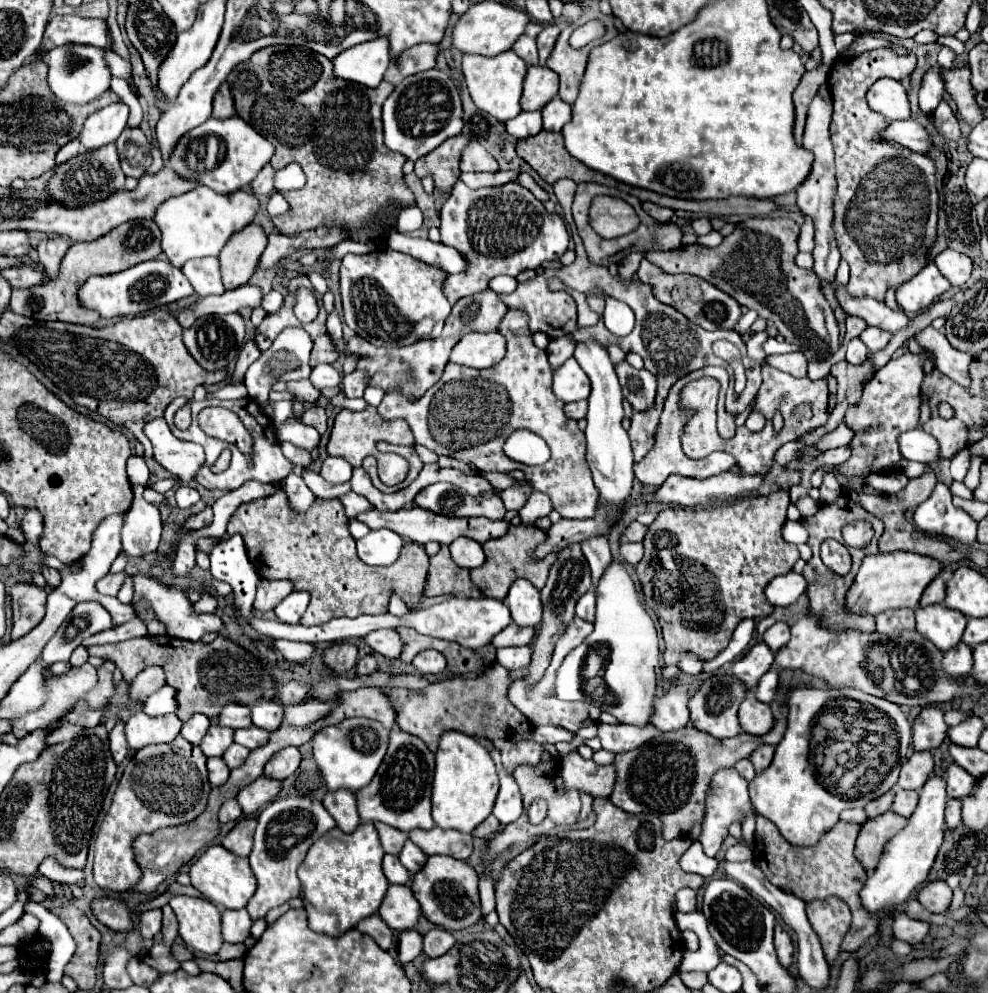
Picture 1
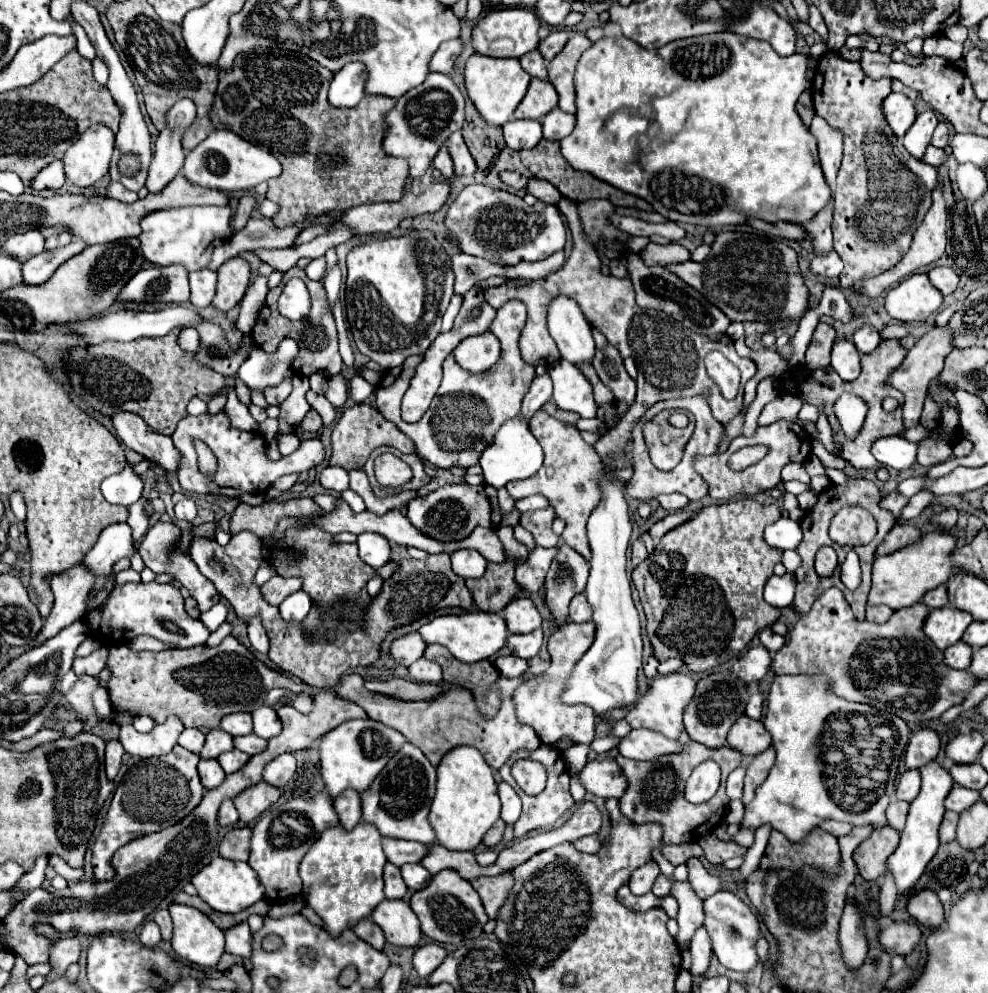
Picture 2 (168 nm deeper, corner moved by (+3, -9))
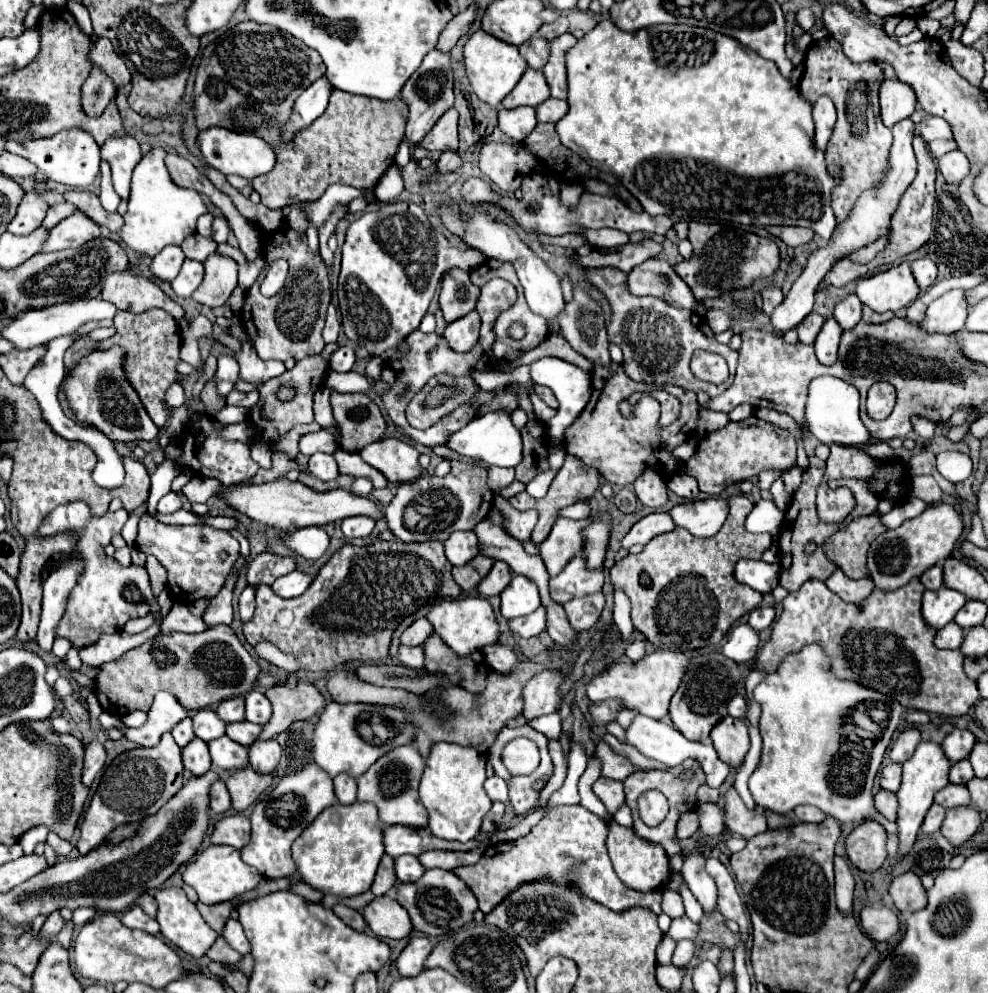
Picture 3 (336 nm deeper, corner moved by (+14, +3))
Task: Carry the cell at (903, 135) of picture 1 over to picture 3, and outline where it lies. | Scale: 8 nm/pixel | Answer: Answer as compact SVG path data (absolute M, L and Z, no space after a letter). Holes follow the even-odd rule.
M934 140L934 142L928 144L928 150L930 150L930 154L932 154L934 158L942 158L946 152L956 150L956 148L958 148L958 146L956 146L954 140L950 140L950 142L946 142L946 140Z

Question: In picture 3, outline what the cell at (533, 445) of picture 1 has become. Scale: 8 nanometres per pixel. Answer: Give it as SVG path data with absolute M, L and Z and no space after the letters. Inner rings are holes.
M504 408L486 412L484 416L474 418L466 424L460 432L450 436L448 446L466 458L476 458L486 466L500 466L500 468L514 468L522 460L522 434L512 422L512 414Z

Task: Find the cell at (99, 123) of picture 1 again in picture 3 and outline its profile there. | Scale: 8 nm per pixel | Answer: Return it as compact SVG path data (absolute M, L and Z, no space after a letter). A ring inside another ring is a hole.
M72 128L72 130L64 130L58 132L56 136L48 136L48 138L40 138L40 140L32 140L26 144L16 144L16 142L8 142L6 150L18 156L28 158L30 162L34 162L50 180L66 184L68 188L88 188L98 170L100 170L100 148L98 144L92 140L90 132L84 132L80 128Z

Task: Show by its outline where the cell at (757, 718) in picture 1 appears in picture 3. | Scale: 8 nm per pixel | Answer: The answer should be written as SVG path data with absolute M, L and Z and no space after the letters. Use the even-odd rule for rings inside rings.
M726 716L716 724L712 730L712 742L718 752L718 756L728 764L742 764L746 752L750 750L750 736L748 736L748 724L744 720L736 720L732 716Z

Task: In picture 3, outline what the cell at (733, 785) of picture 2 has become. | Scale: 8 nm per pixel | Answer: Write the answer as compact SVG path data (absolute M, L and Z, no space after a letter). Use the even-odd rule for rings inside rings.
M638 714L630 728L626 730L626 744L634 746L640 754L652 758L652 760L658 760L662 762L664 766L676 766L676 764L682 764L686 758L696 758L700 760L704 772L706 772L706 778L708 778L708 786L710 788L720 788L726 780L726 776L730 774L730 764L724 764L718 756L716 756L716 748L714 746L706 746L702 742L692 742L692 740L686 740L686 736L682 732L678 732L676 728L660 722L660 720L654 720L654 718L648 718L648 716L642 716Z

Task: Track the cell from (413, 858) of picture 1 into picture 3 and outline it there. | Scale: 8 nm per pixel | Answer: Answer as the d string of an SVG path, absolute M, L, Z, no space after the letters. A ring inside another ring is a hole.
M398 856L394 860L394 868L396 868L396 876L400 882L416 882L424 872L426 868L418 862L416 856Z

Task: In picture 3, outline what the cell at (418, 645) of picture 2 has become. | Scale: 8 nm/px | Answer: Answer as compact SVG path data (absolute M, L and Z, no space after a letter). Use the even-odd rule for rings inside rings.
M418 618L416 622L412 622L400 636L400 644L404 646L420 646L424 644L424 640L434 632L432 624L426 618Z

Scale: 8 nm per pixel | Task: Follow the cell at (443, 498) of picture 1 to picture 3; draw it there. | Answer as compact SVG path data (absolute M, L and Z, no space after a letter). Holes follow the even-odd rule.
M454 462L452 472L444 478L432 476L400 484L384 516L388 520L388 528L402 542L444 542L456 530L472 530L480 520L488 516L492 504L494 494L488 494L486 468L470 466L466 462Z

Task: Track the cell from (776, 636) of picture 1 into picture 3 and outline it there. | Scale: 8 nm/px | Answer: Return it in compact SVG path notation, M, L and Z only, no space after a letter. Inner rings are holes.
M760 606L756 610L750 612L750 618L748 618L748 624L756 630L756 632L762 632L766 628L770 628L774 622L774 608L772 606Z

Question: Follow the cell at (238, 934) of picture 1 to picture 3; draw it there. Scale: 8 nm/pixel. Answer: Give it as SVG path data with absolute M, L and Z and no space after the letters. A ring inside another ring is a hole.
M230 918L224 926L224 932L222 932L222 938L240 954L248 954L250 952L250 942L242 930L242 924L234 918Z

